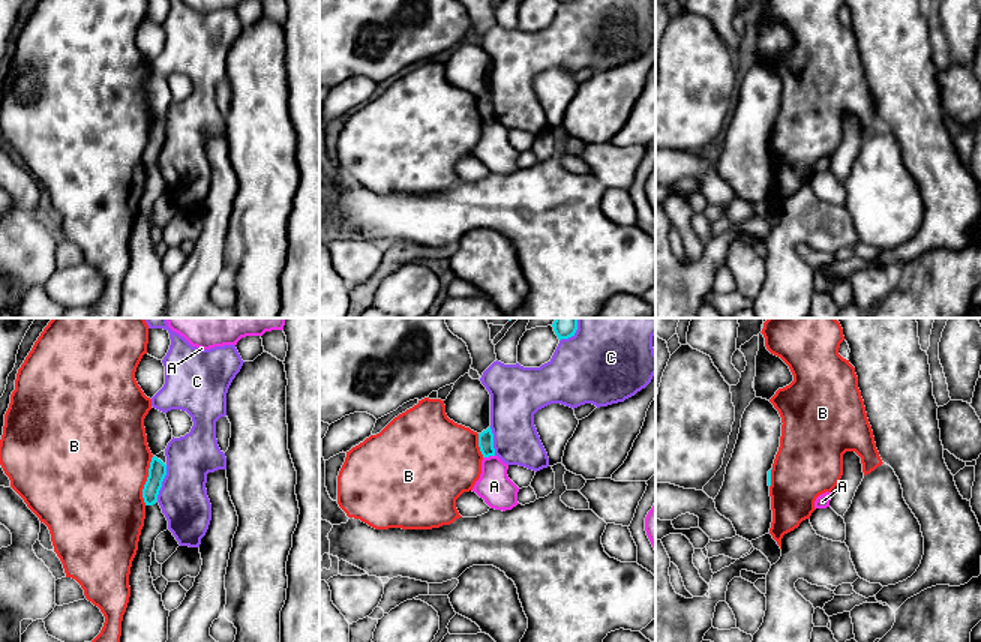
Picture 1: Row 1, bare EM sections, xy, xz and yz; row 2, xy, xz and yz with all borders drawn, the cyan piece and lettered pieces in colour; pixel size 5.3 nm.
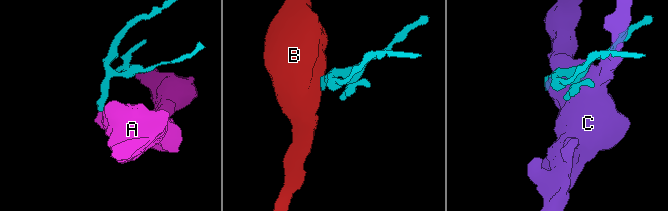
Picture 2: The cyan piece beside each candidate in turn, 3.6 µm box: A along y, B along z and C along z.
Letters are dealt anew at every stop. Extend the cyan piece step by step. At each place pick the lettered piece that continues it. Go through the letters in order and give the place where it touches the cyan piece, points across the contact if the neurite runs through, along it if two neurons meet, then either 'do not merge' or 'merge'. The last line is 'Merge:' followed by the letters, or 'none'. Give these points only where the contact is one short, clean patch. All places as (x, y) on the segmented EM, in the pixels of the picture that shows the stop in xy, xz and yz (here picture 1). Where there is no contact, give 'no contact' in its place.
A: contact xz (488, 456); border xz (494, 455), (483, 458); do not merge
B: contact xy (147, 480); border xy (153, 456), (143, 489), (144, 504); do not merge
C: contact xy (161, 483); do not merge
Merge: none

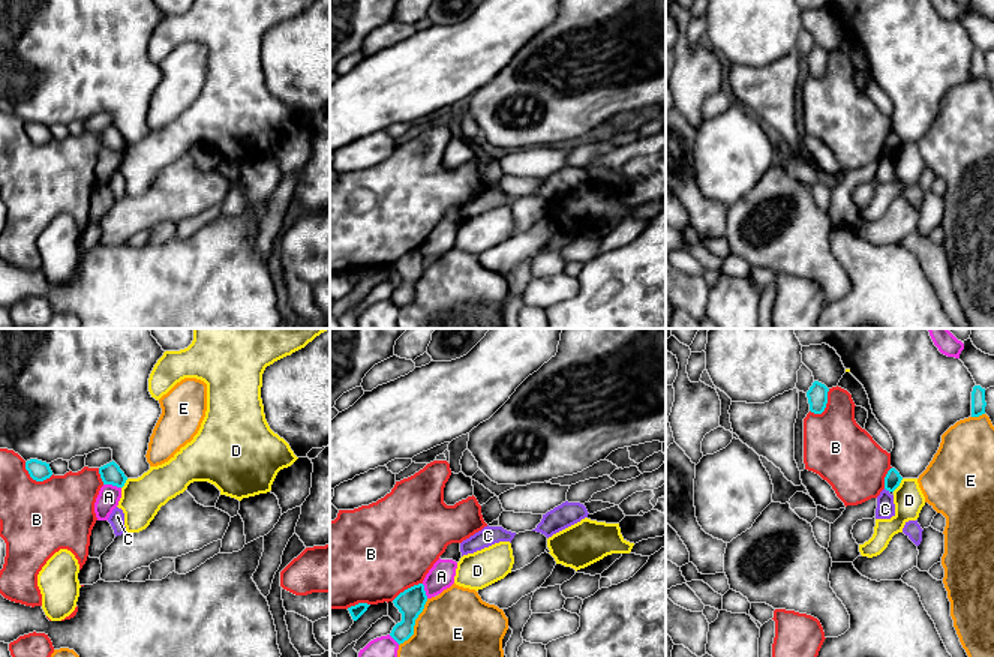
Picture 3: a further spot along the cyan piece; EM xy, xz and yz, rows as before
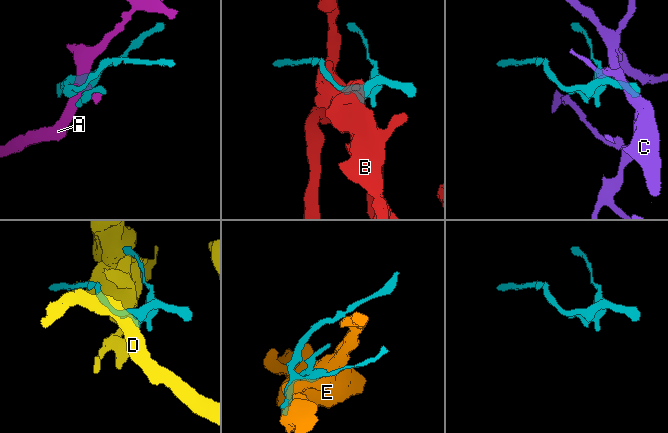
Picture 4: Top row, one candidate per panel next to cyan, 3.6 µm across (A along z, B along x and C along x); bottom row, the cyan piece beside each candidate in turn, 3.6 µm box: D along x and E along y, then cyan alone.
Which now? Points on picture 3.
A: contact xy (113, 485); do not merge
B: contact xy (35, 479); do not merge
C: contact yz (888, 489); border yz (885, 488), (889, 491); do not merge
D: contact yz (898, 485); border yz (903, 479), (892, 491); do not merge
E: contact xz (414, 623); do not merge
Merge: none

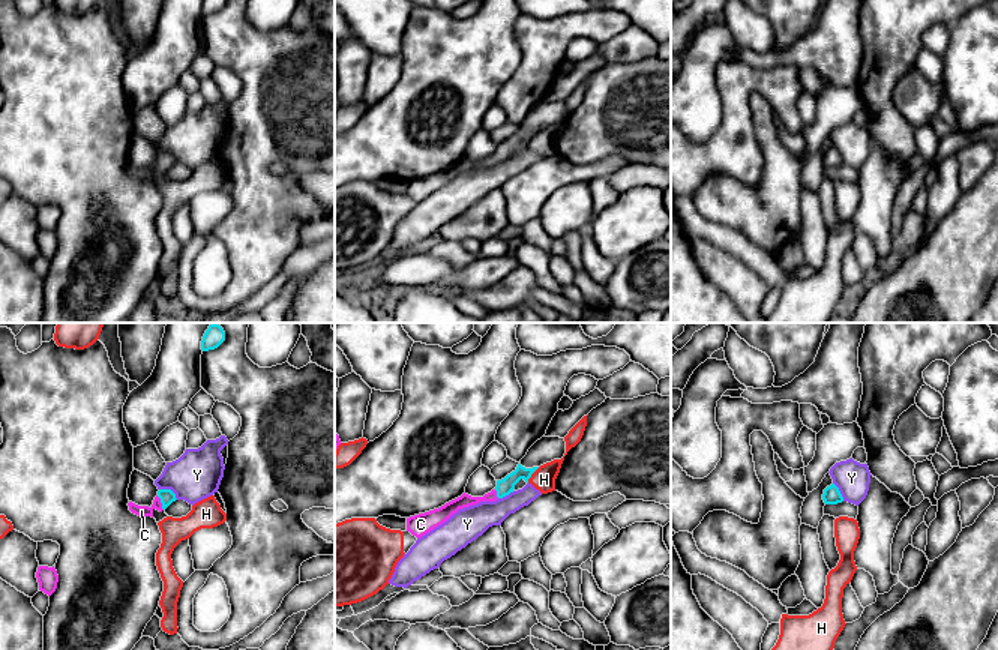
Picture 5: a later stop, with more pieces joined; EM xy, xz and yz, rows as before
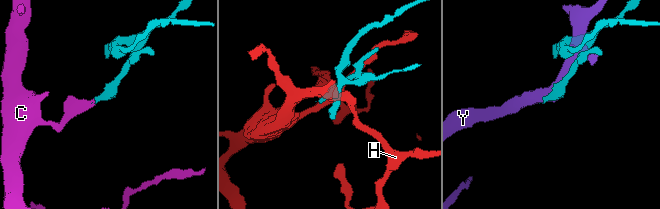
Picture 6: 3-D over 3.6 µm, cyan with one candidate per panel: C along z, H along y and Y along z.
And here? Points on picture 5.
C: contact xy (161, 502); way xy (167, 496), (161, 502), (149, 511), (141, 511); merge
H: contact xz (532, 473); border xz (539, 467), (527, 482); do not merge
Y: contact xy (170, 490); do not merge
Merge: C

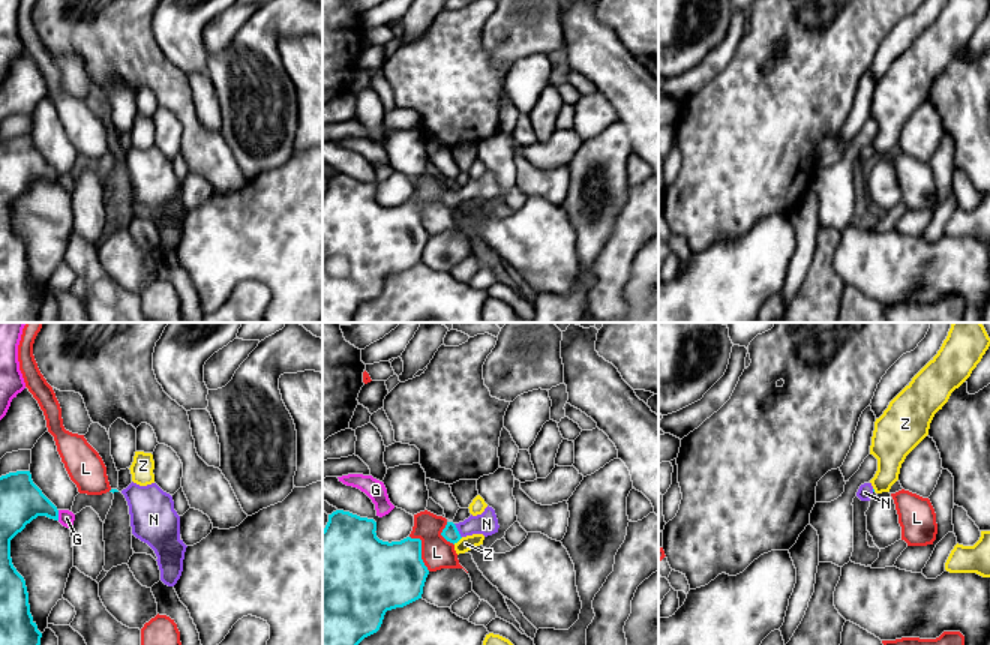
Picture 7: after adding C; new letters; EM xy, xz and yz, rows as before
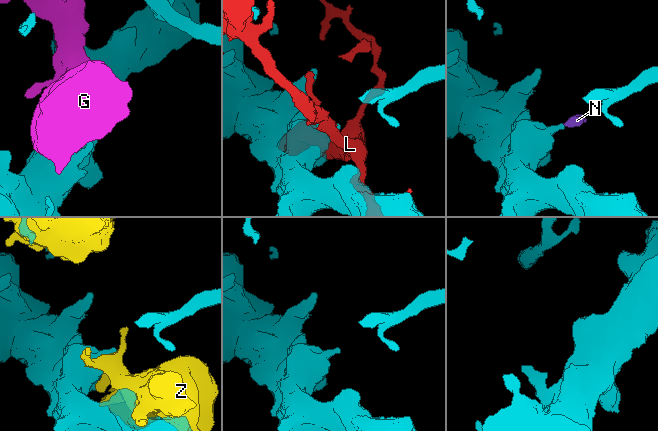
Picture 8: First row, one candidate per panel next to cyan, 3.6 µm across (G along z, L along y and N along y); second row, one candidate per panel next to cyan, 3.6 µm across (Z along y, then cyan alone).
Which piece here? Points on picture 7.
G: contact xy (57, 515); do not merge
L: contact xz (420, 551); do not merge
N: contact xz (458, 531); way xz (450, 533), (458, 531), (471, 525), (486, 524); merge
Z: contact xz (458, 540); do not merge
Merge: N

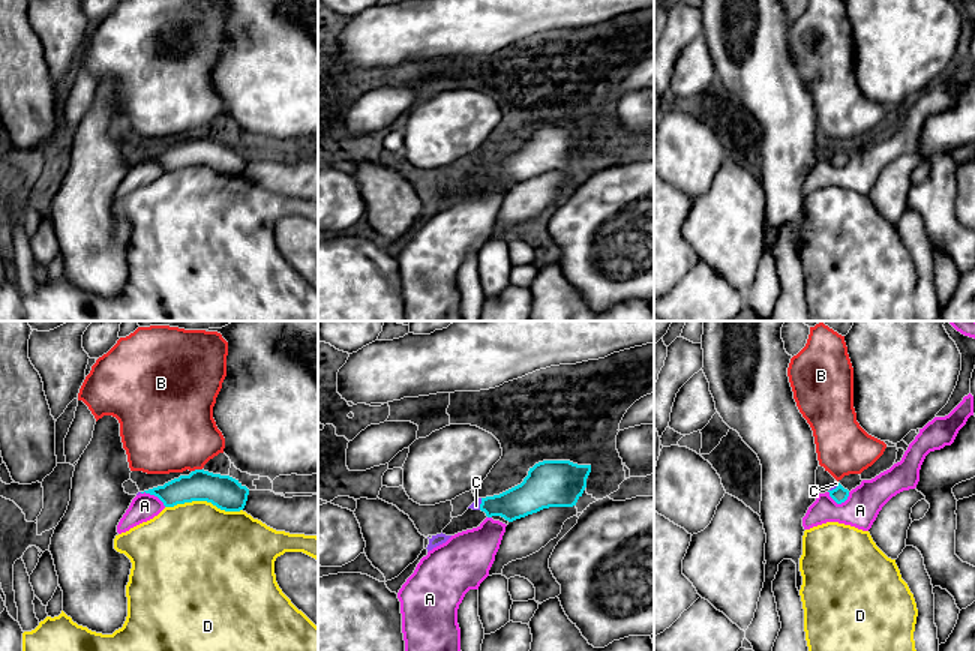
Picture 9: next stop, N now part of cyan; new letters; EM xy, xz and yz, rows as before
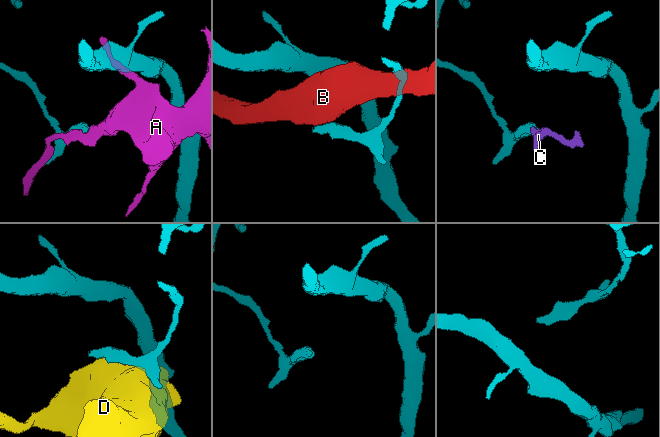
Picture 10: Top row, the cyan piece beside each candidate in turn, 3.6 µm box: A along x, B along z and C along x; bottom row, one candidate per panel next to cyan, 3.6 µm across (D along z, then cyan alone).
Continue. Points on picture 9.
A: contact yz (837, 503); do not merge
B: contact xy (197, 470); do not merge
C: contact yz (836, 488); way yz (839, 494), (836, 488), (836, 483); merge
D: contact xy (204, 500); do not merge
Merge: C

